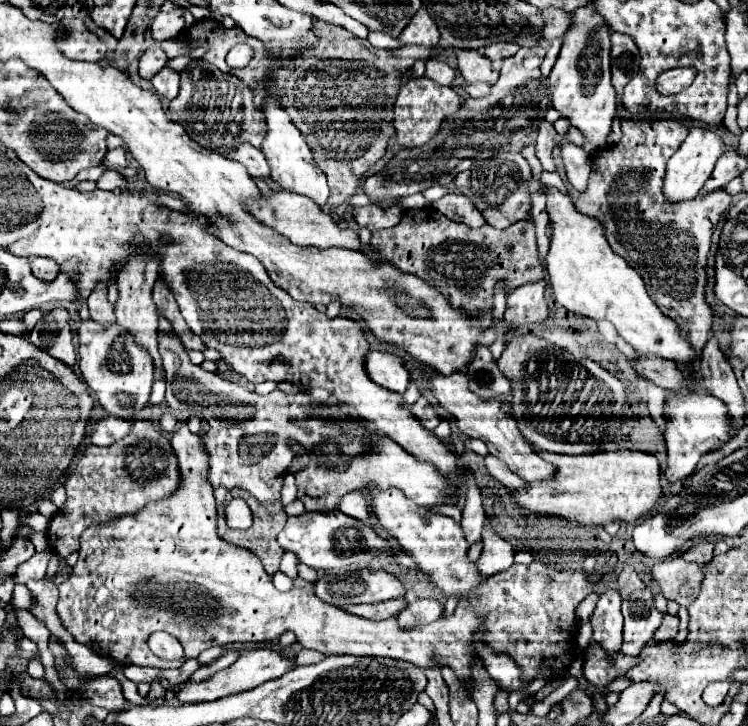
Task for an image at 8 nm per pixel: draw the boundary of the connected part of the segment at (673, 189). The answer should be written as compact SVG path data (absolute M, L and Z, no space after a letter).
M690 127L688 137L678 147L678 151L670 157L664 177L664 193L670 201L686 201L694 199L698 191L704 187L704 181L712 175L712 169L718 161L718 157L724 153L724 141L716 129L702 129L702 127Z

